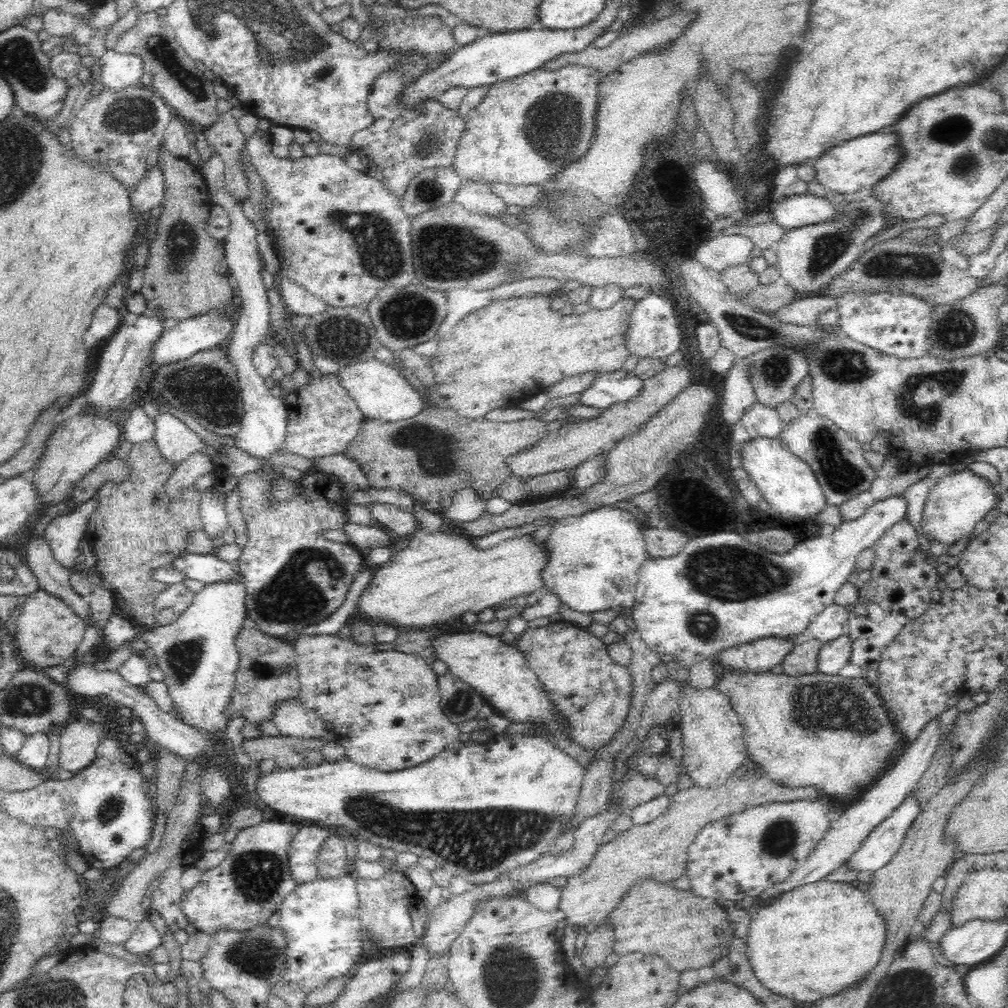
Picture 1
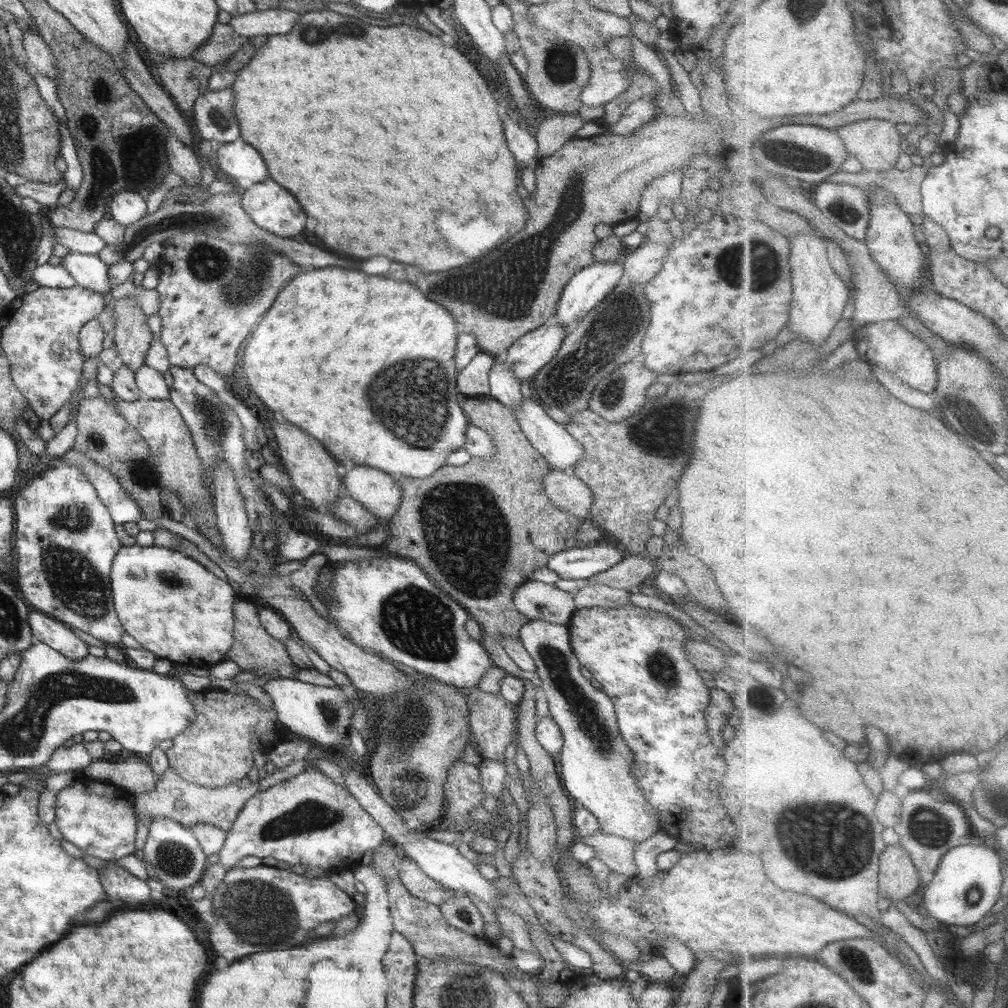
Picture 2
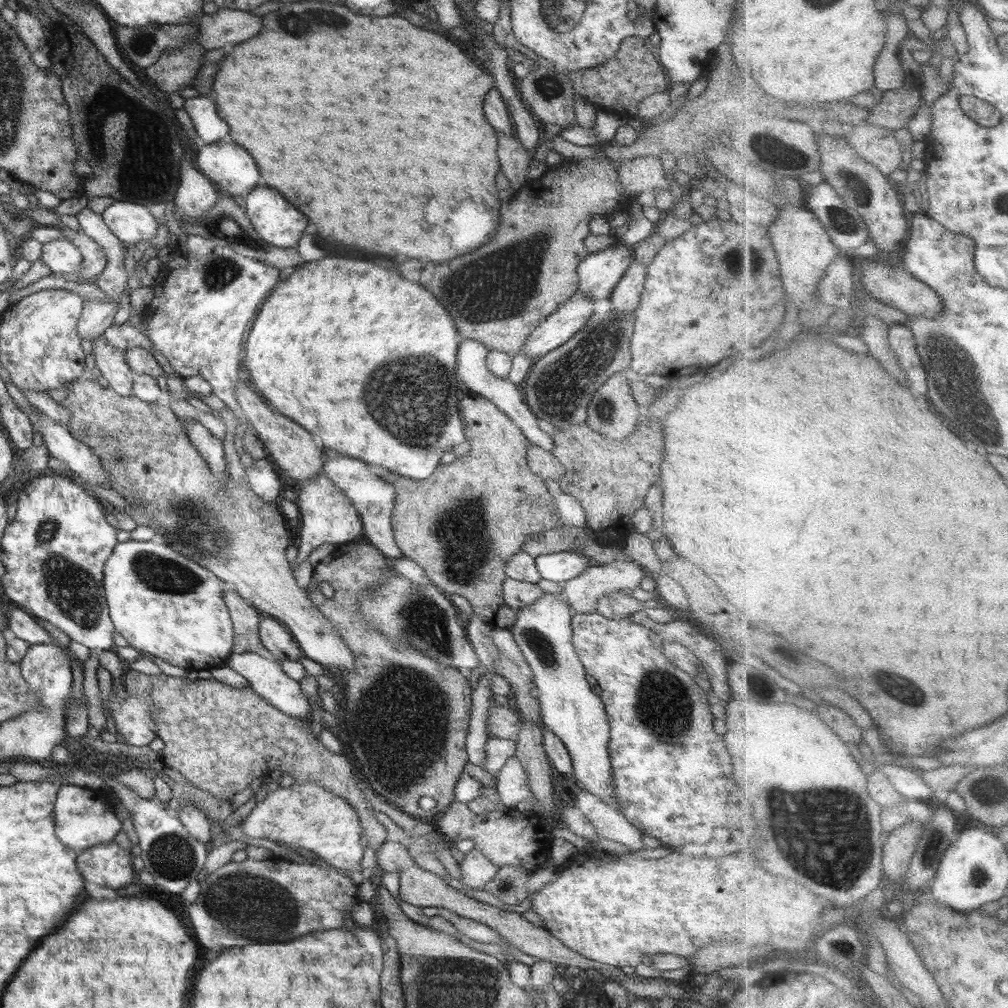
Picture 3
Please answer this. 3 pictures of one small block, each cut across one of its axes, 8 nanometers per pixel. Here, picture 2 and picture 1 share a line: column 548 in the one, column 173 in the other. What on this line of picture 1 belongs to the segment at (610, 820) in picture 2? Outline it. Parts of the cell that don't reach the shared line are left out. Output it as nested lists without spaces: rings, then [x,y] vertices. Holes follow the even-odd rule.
[[[243,579],[205,585],[176,622],[146,630],[137,639],[139,645],[152,650],[157,657],[157,664],[164,673],[163,682],[172,698],[172,708],[176,714],[181,714],[175,716],[176,720],[213,738],[223,734],[230,722],[224,710],[237,680],[236,636],[248,616],[246,595]]]

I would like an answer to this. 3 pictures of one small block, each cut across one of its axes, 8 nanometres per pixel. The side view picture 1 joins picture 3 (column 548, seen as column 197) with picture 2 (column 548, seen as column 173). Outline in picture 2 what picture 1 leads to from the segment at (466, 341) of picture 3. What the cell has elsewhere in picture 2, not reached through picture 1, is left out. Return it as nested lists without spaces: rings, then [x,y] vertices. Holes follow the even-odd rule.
[[[534,399],[522,400],[520,410],[512,411],[522,432],[532,446],[542,454],[551,468],[572,471],[582,460],[584,448],[564,425],[554,421]]]

